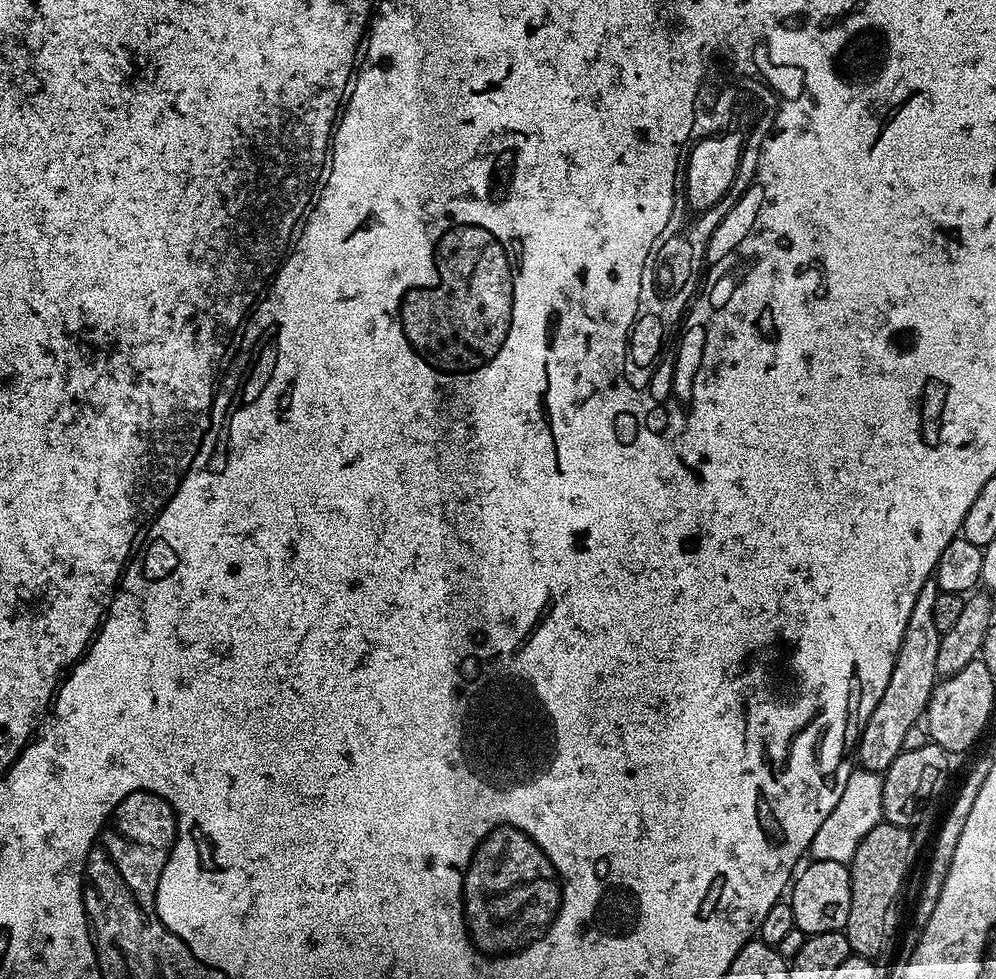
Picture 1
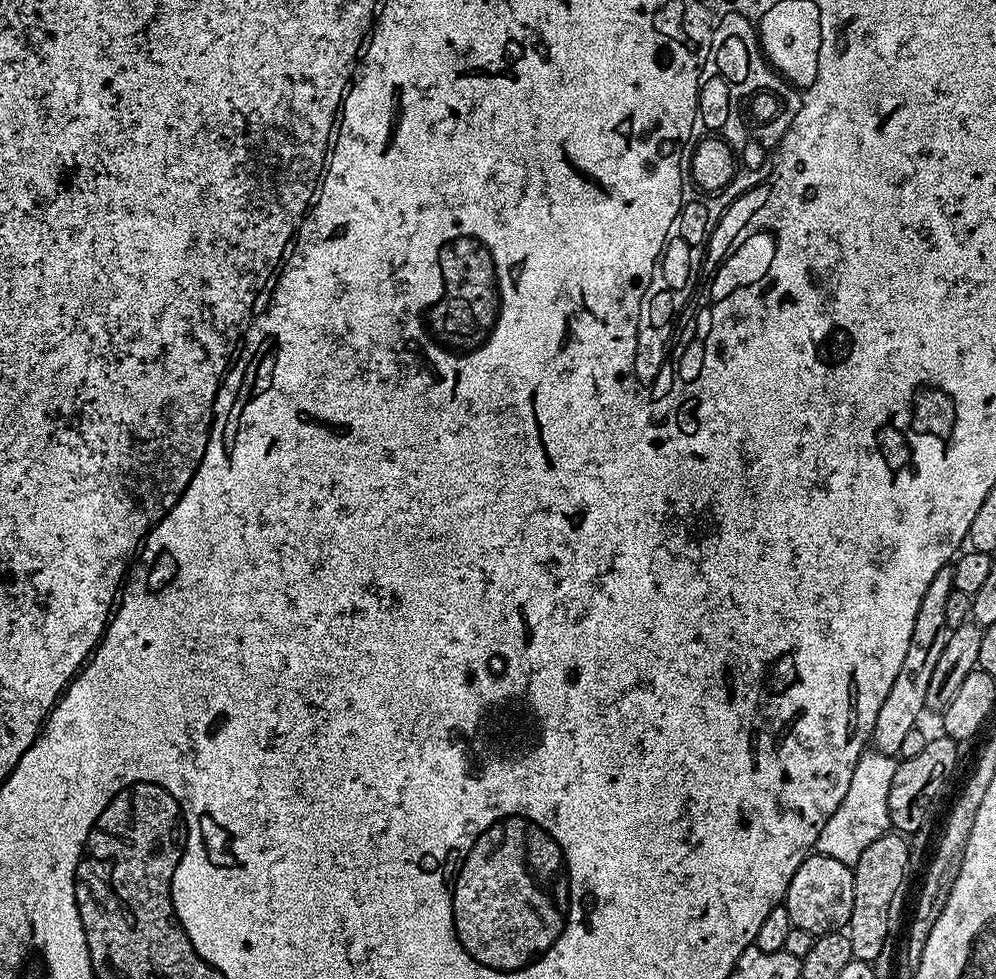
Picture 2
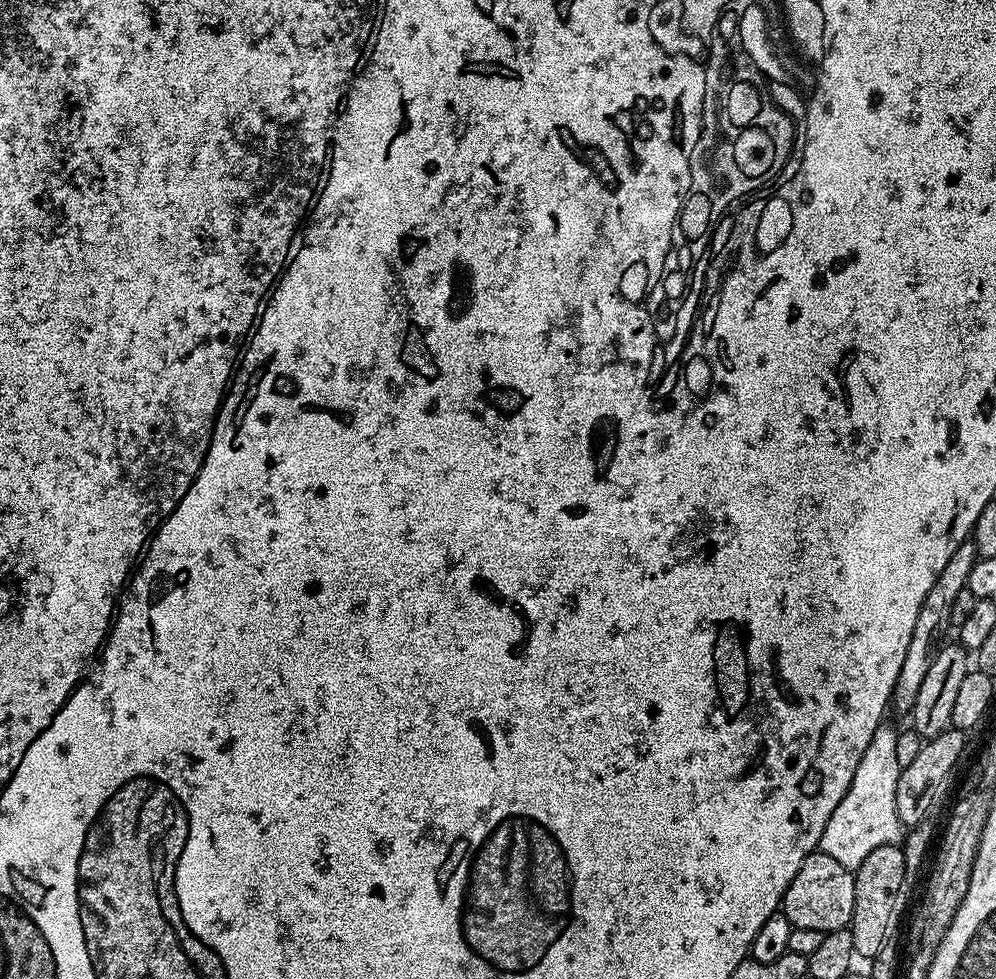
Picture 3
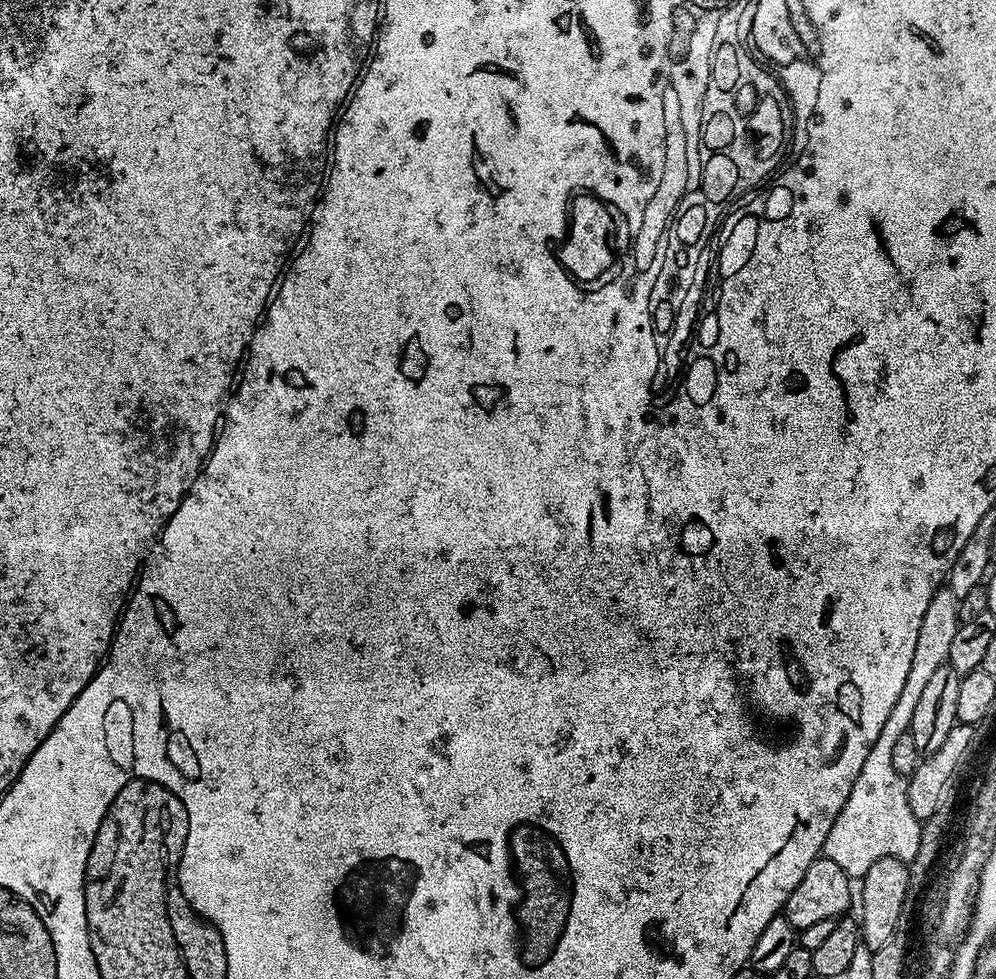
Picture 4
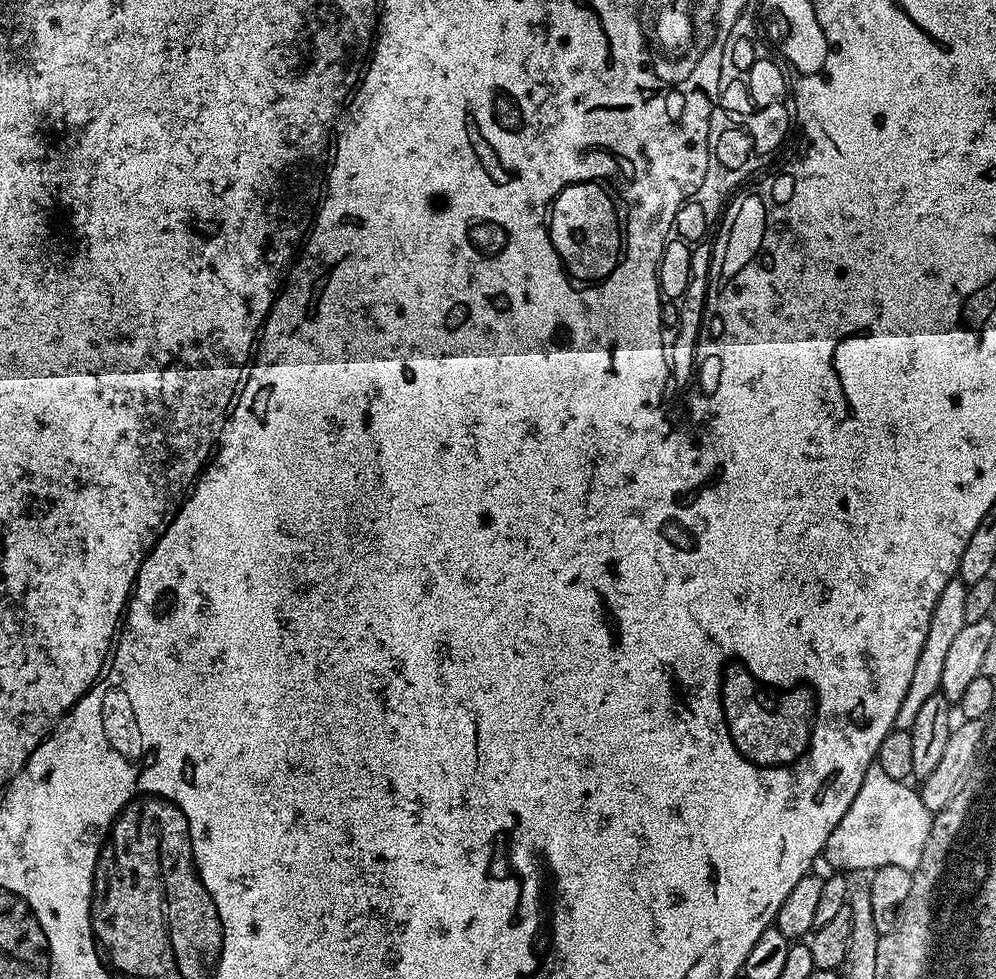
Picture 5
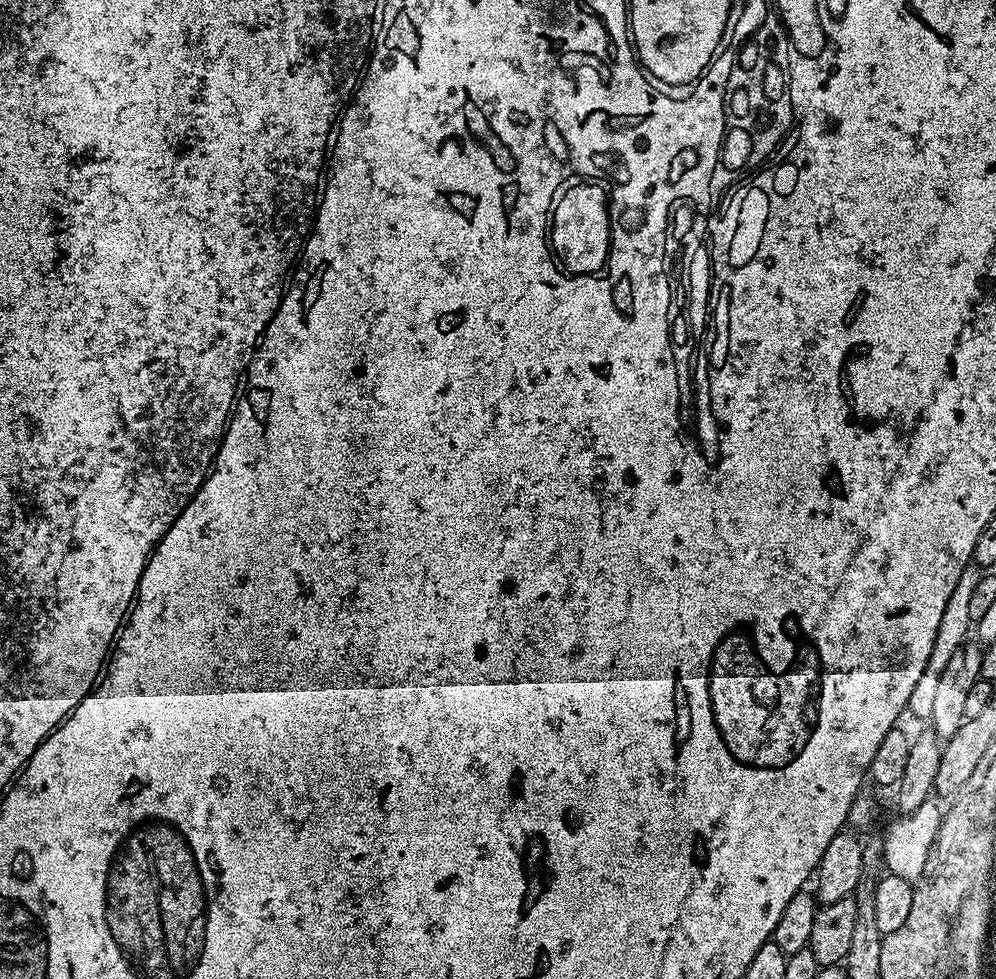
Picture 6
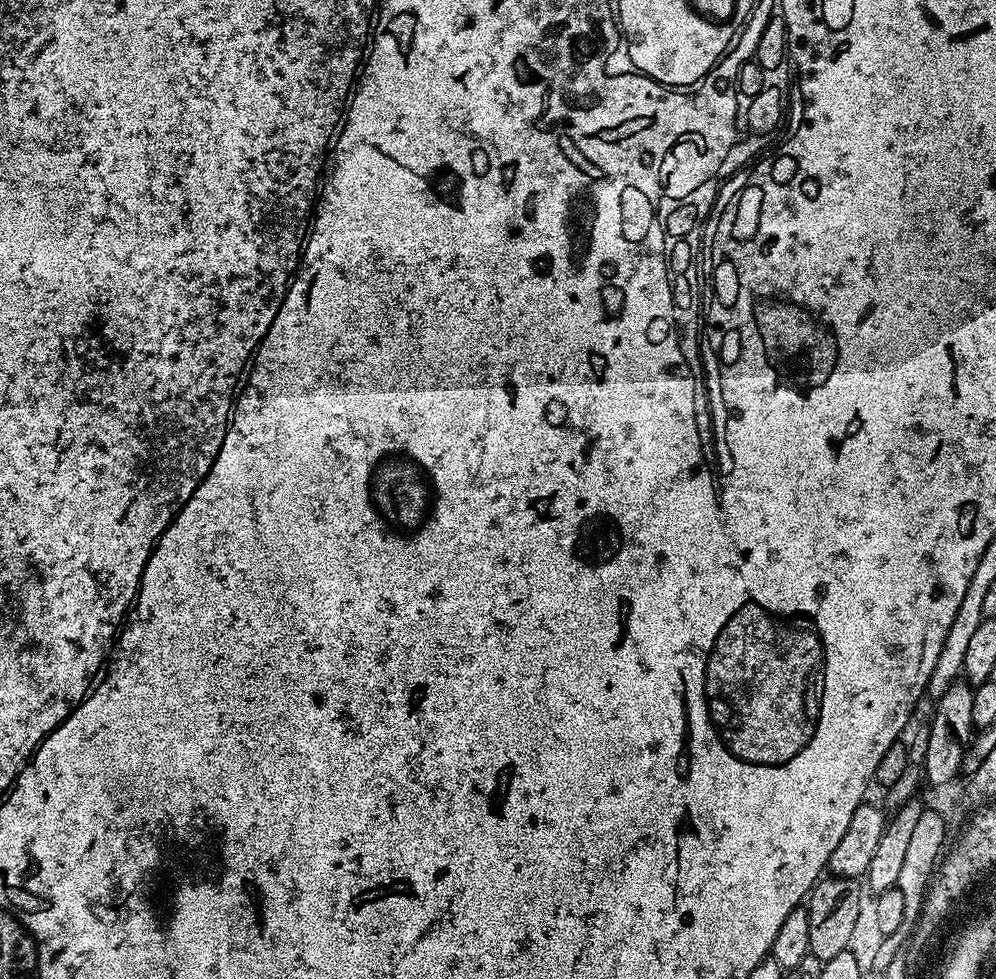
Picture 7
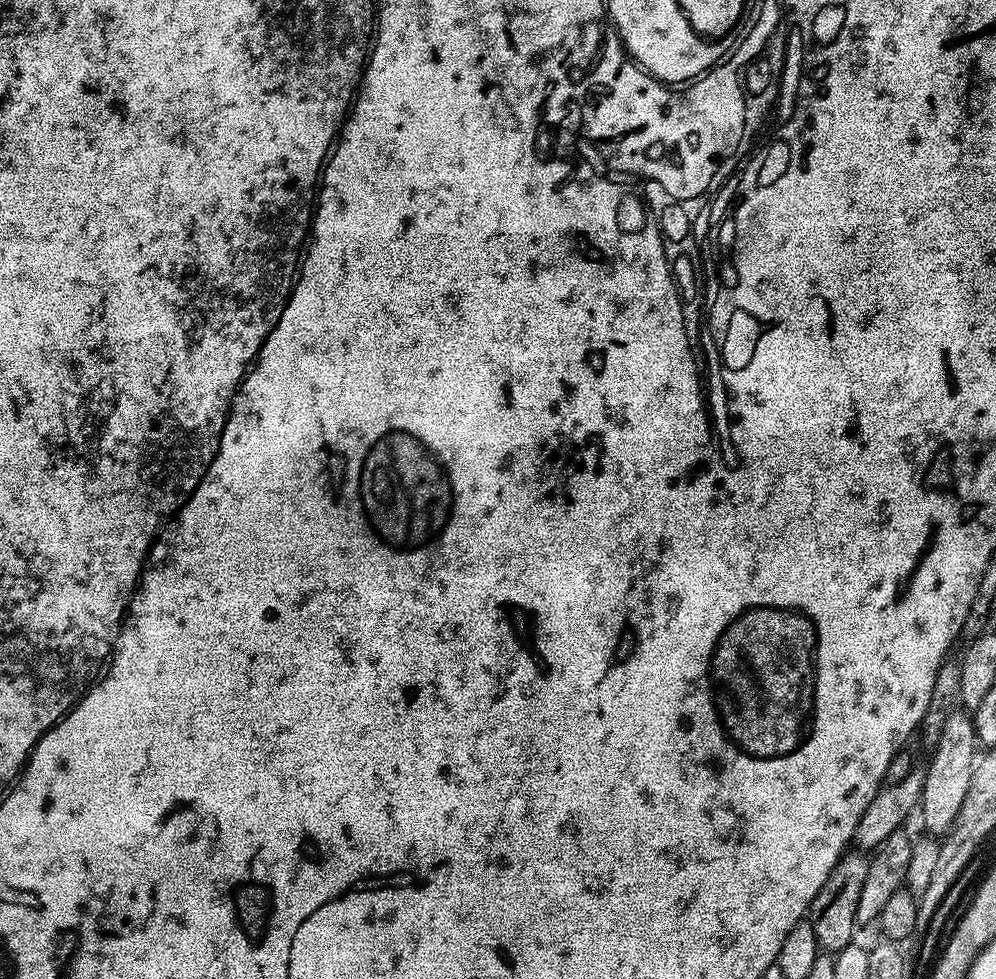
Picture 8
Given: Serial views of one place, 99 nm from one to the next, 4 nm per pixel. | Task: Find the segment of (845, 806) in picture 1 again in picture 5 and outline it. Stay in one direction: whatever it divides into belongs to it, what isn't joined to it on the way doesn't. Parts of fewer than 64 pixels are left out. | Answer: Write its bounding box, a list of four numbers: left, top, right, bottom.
[823,578,967,873]

